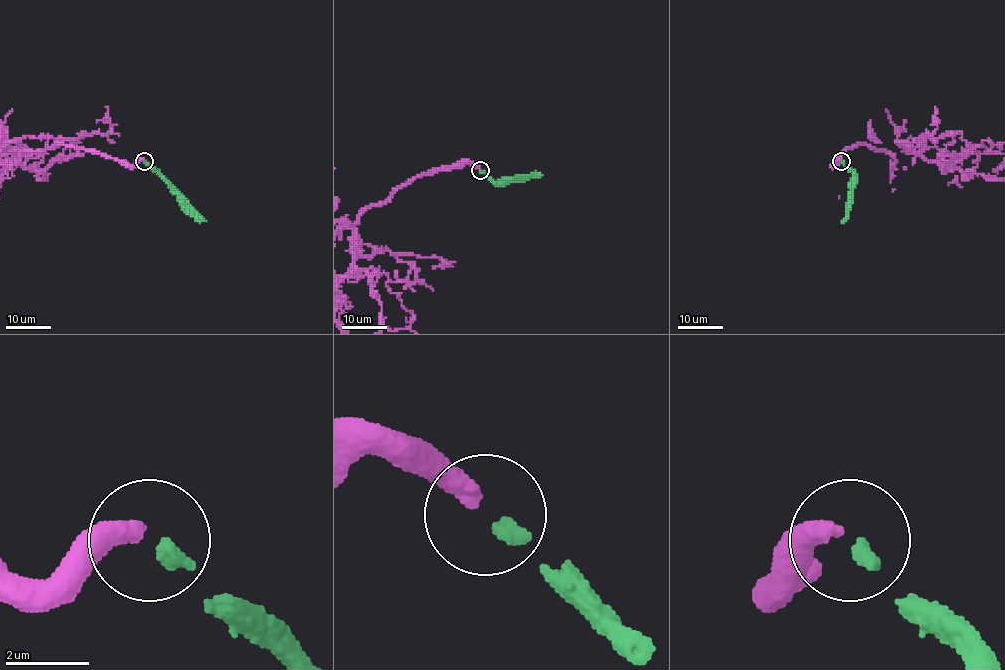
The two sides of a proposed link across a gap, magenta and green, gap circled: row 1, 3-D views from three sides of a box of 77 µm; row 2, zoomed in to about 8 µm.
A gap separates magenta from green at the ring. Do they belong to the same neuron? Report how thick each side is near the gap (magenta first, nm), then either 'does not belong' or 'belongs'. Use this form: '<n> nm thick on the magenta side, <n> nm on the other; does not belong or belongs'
420 nm thick on the magenta side, 400 nm on the other; belongs

